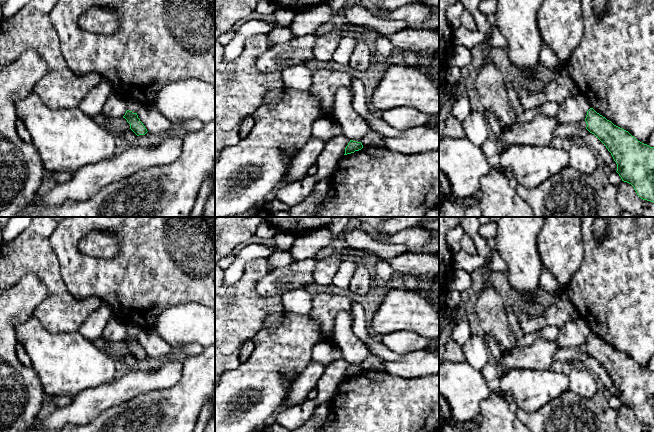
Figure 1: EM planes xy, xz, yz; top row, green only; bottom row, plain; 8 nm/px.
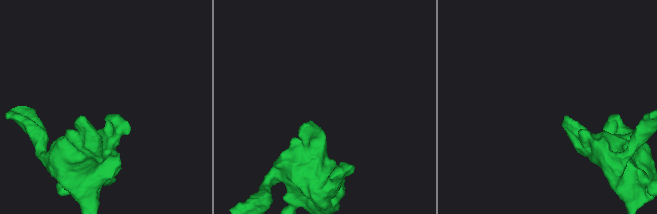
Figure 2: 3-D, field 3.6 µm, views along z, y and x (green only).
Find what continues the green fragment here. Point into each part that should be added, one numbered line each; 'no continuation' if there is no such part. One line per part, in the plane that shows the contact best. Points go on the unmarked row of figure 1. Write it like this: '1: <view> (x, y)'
no continuation

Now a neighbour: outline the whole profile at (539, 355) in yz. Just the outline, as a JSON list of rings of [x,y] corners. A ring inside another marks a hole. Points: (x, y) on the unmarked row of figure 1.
[[[581,318],[562,326],[555,340],[536,339],[532,344],[517,347],[505,353],[502,359],[506,370],[533,369],[548,370],[554,362],[554,354],[560,348],[578,348],[585,344],[591,332]]]

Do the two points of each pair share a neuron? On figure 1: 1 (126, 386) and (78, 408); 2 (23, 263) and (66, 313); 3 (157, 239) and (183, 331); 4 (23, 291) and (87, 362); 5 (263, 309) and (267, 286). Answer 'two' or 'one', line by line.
1: one
2: one
3: two
4: two
5: two

